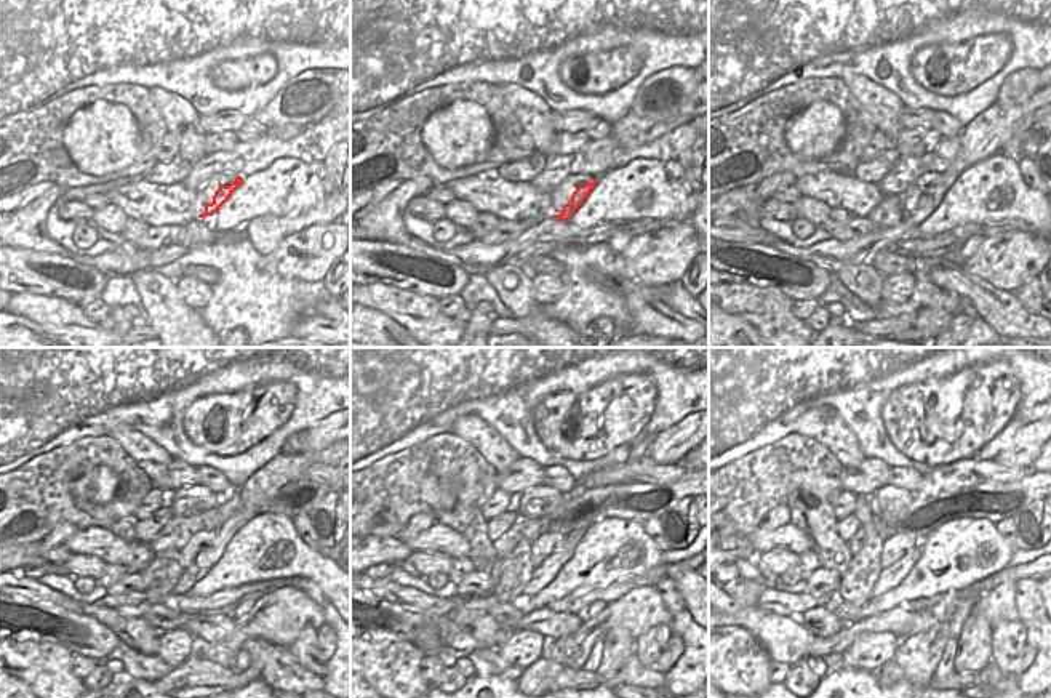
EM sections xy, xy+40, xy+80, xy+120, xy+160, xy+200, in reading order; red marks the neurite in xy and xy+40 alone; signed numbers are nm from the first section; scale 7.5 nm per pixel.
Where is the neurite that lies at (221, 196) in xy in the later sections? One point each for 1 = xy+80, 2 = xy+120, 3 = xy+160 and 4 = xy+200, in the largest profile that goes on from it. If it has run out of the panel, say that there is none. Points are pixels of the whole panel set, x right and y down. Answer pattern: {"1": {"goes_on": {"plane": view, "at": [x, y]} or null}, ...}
{"1": {"goes_on": {"plane": "xy+80", "at": [928, 204]}}, "2": {"goes_on": {"plane": "xy+120", "at": [191, 575]}}, "3": {"goes_on": {"plane": "xy+160", "at": [547, 570]}}, "4": {"goes_on": {"plane": "xy+200", "at": [888, 578]}}}

